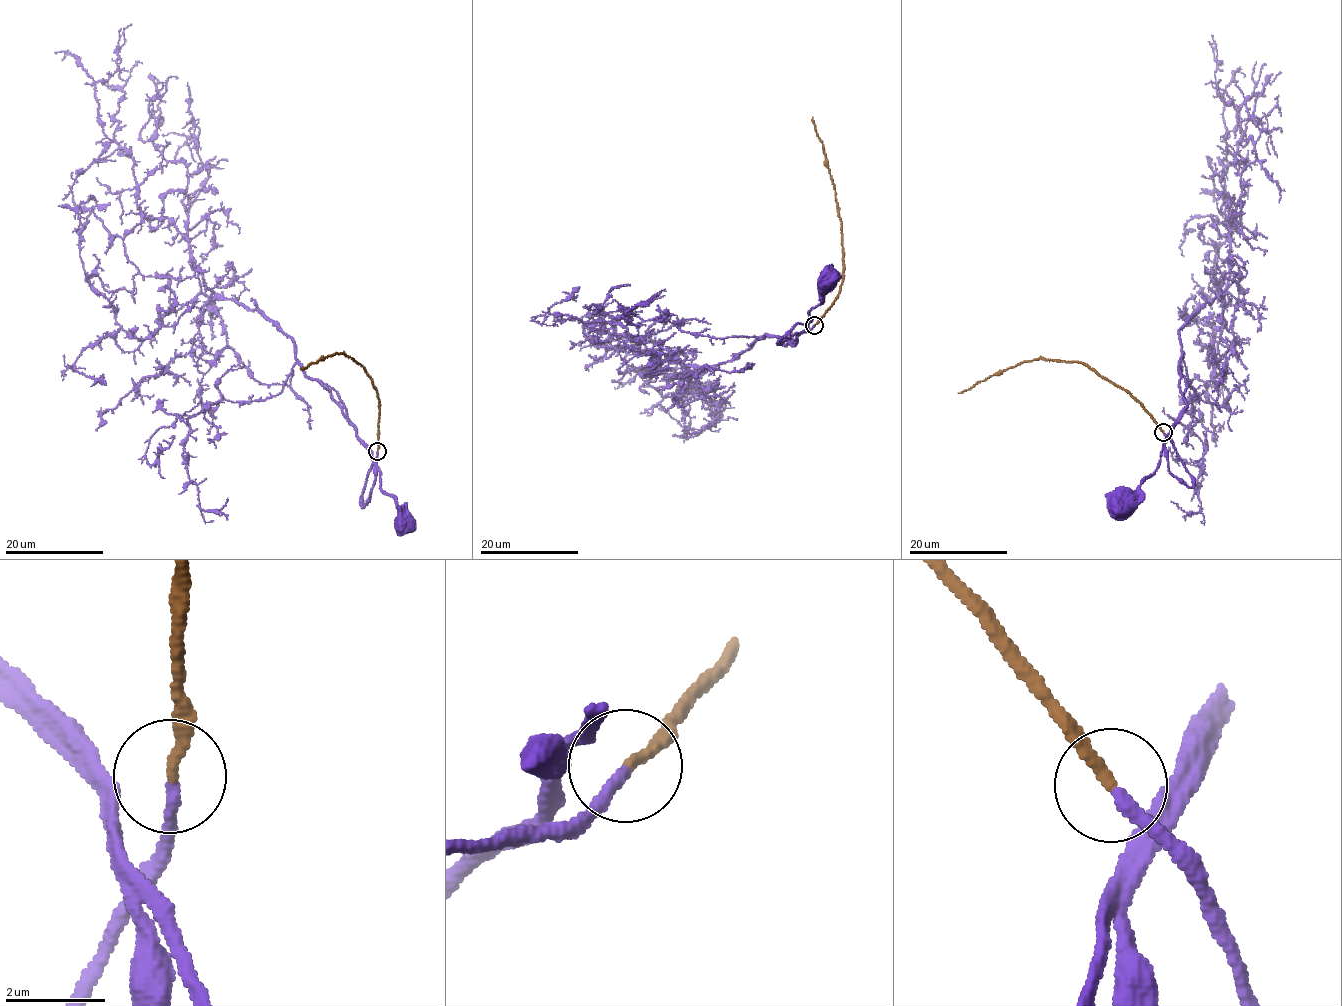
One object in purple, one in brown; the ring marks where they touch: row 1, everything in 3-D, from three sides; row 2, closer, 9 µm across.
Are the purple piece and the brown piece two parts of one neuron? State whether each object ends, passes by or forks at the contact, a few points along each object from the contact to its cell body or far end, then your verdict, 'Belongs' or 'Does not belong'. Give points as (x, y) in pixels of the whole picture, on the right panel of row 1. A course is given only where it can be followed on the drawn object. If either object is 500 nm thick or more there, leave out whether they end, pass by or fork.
At the ring purple ends. At the ring brown ends. Course of purple: (1163, 433), (1190, 475), (1192, 486), (1187, 486), (1169, 470), (1167, 454), (1162, 450), (1156, 471), (1120, 503). Course of brown: (1163, 432), (1151, 414), (1121, 388), (1076, 362), (1041, 358), (1020, 362), (958, 393). Belongs

